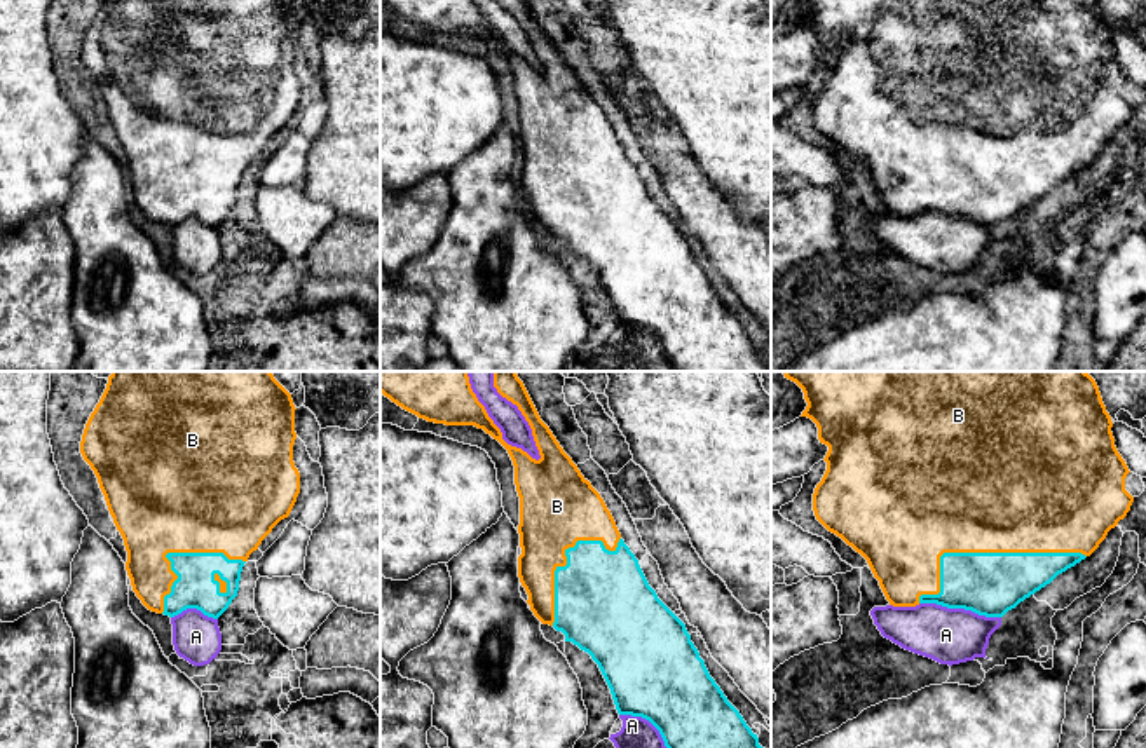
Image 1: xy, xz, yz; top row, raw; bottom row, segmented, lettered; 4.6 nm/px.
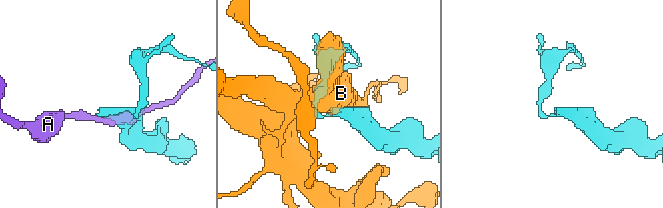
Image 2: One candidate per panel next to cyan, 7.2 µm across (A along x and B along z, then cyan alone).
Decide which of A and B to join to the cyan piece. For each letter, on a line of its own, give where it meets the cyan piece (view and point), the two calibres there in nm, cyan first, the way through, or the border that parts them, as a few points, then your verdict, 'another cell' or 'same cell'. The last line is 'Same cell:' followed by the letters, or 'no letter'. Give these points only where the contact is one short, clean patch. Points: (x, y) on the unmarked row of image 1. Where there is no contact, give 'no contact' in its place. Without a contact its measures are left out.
A: meets cyan in yz at (960, 217); 300 nm thick on the cyan side, 260 nm on the other; another cell
B: meets cyan in yz at (982, 163); 300 nm thick on the cyan side, 500 nm on the other; same cell
Same cell: B

